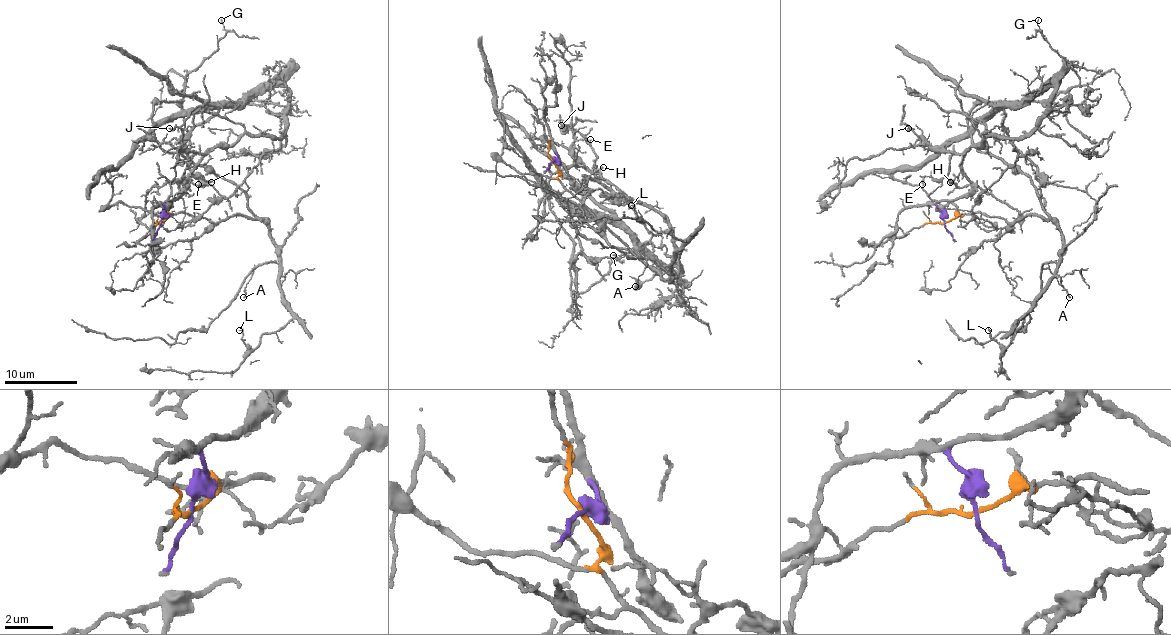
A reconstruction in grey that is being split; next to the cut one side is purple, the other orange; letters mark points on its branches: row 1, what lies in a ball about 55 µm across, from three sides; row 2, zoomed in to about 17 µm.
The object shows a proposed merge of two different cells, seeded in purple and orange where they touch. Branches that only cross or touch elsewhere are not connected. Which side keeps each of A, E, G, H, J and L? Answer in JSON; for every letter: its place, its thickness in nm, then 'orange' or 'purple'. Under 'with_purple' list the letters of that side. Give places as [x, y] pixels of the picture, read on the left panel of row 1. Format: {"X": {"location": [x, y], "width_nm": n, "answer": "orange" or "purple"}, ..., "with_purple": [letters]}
{"A": {"location": [243, 297], "width_nm": 130, "answer": "orange"}, "E": {"location": [198, 184], "width_nm": 120, "answer": "purple"}, "G": {"location": [221, 20], "width_nm": 100, "answer": "orange"}, "H": {"location": [211, 182], "width_nm": 130, "answer": "purple"}, "J": {"location": [169, 128], "width_nm": 110, "answer": "purple"}, "L": {"location": [239, 330], "width_nm": 120, "answer": "orange"}, "with_purple": ["E", "H", "J"]}

